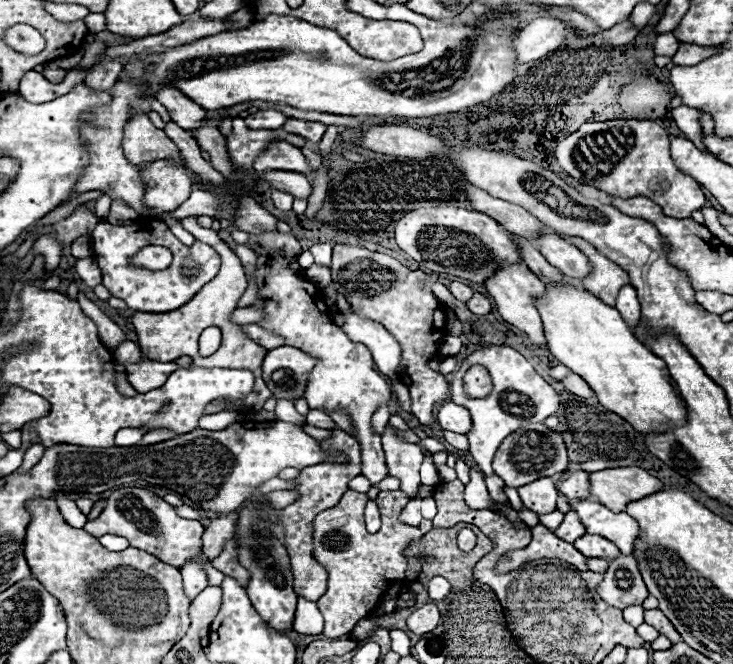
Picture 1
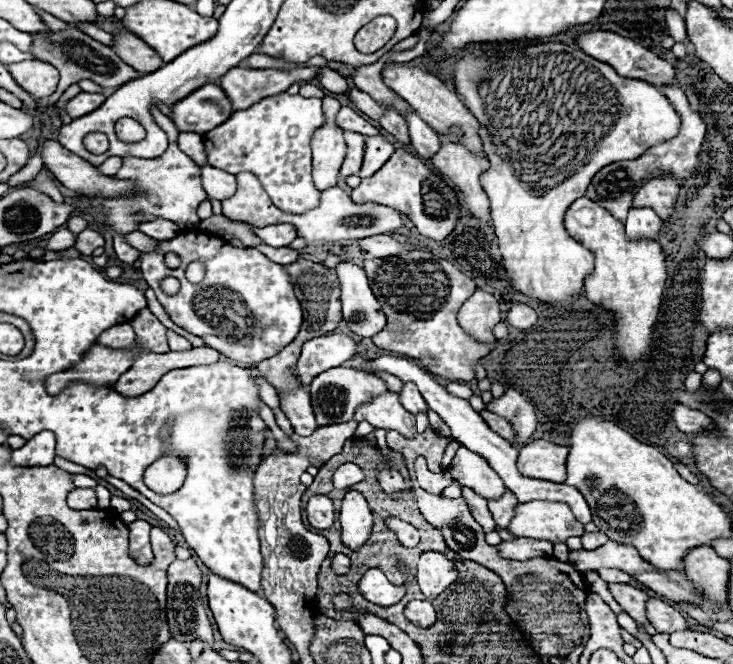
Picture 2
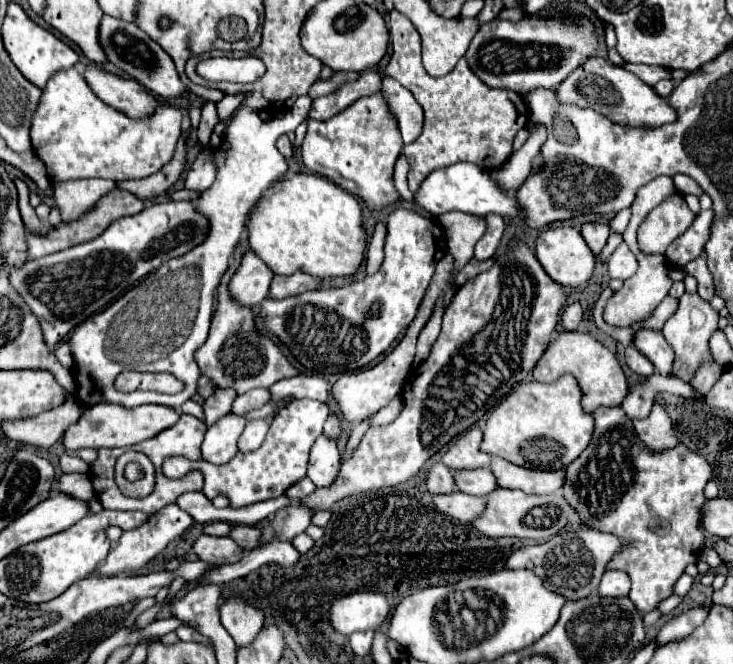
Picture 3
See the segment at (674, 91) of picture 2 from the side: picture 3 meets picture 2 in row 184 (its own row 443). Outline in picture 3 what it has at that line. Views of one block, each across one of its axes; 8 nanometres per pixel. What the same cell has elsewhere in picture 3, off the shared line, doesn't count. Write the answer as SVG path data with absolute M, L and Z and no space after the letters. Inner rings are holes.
M598 408L594 412L594 434L592 434L592 440L588 444L588 448L568 466L566 470L566 482L564 482L564 488L562 488L562 494L564 498L570 502L570 506L574 506L578 510L578 516L590 524L592 528L598 528L598 530L610 530L610 534L618 534L620 538L628 540L630 546L624 548L620 554L616 554L612 560L610 560L610 570L612 568L620 568L620 570L638 570L638 610L642 610L642 614L654 610L662 600L666 600L668 596L674 594L674 584L676 580L682 576L684 568L691 563L698 562L698 552L700 552L700 546L704 542L704 532L702 532L702 526L700 526L700 512L702 512L702 504L704 504L704 486L706 482L712 478L712 468L710 464L706 462L706 458L700 458L700 456L694 456L692 452L686 450L686 446L676 446L674 450L666 450L666 454L650 454L650 450L646 450L646 446L642 446L642 442L638 440L636 432L634 432L634 426L632 422L626 418L626 414L622 414L622 408Z

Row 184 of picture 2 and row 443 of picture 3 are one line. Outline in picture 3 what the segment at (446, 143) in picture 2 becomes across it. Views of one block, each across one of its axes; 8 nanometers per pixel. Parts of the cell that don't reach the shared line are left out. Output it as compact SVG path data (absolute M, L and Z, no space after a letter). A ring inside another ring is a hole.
M472 426L466 434L460 434L454 442L448 442L442 454L442 462L450 470L476 470L490 466L490 456L480 452L482 430Z

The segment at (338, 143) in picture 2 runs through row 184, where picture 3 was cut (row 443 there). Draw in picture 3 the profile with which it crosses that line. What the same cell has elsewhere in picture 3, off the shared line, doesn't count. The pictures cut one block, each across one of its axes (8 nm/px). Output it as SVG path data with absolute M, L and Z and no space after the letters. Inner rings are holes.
M320 436L310 450L308 462L308 478L318 488L328 488L334 484L340 470L340 452L336 442L328 442L326 436Z

